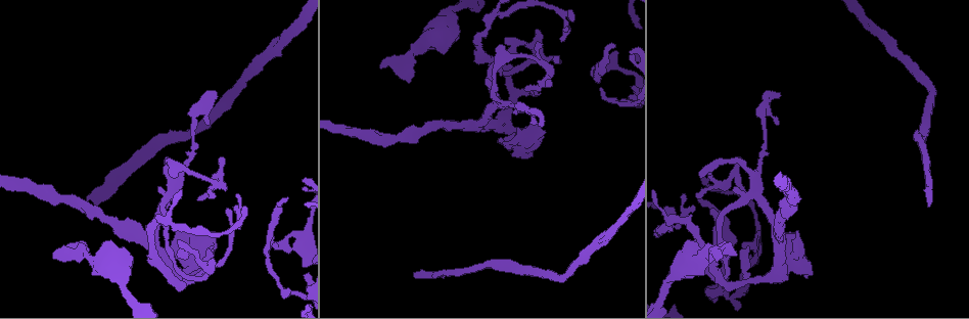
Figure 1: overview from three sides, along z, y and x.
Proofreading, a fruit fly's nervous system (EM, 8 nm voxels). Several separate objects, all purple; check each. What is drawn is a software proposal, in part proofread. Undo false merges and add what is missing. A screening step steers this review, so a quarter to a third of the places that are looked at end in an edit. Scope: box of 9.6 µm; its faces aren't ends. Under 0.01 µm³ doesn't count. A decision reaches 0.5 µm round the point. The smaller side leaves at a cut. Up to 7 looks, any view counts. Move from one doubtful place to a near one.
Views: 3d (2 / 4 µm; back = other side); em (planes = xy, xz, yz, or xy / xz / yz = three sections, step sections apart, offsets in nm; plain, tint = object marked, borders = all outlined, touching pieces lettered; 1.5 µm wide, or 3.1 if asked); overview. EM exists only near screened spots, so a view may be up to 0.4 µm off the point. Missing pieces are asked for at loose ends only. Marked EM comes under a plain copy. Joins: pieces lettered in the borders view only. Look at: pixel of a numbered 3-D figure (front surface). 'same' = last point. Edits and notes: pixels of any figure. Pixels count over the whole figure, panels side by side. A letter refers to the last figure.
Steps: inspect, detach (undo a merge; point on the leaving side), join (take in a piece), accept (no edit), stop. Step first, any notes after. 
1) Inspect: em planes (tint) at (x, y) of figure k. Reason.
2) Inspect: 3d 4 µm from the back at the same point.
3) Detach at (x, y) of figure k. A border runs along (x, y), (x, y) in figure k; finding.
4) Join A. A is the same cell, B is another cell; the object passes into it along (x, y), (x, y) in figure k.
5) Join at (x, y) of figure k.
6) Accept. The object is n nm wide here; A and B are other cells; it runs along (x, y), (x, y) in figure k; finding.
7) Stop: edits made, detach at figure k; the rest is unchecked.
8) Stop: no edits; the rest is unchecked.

Inspect: em planes (tint) at (559, 13) of figure 1. Sharp bend.

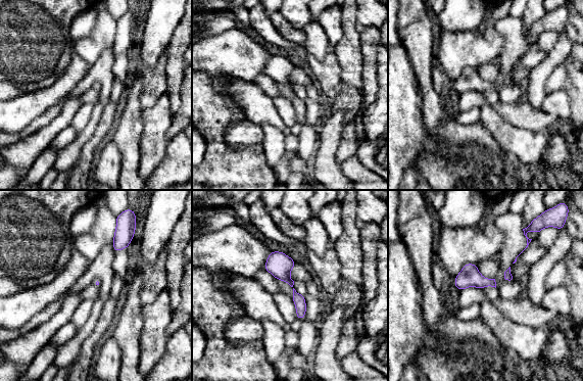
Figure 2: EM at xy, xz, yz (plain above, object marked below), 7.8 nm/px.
Inspect: em planes (borders) at the same point.

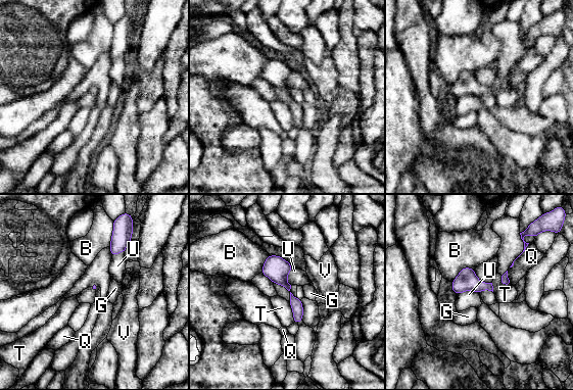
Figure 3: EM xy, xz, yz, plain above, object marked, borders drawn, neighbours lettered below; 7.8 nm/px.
Accept. B, G, Q, T, U and V are other cells; it runs along (271, 257), (296, 304), (297, 320) in figure 3; one cell here.

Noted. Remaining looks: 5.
Inspect: em planes (borders) at (186, 250) of figure 1. Sharp bend.

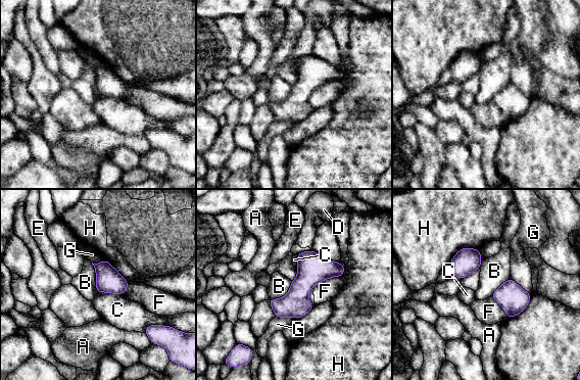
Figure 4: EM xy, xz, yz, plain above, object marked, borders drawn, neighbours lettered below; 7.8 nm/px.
Accept. A, B, C, D, E, F, G and H are other cells; a border runs along (97, 292), (123, 294) in figure 4; continuous, no second cell.

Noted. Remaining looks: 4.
Inspect: 3d 2 µm at (86, 199) of figure 1. Long arm stops here.

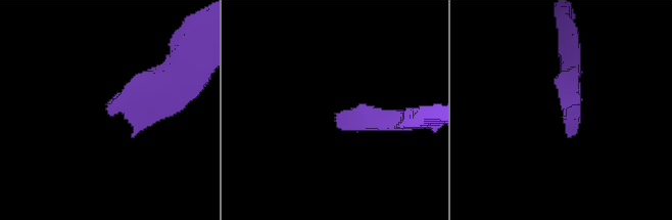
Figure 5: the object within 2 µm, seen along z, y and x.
Inspect: em yz step 4 (tint) at (342, 112) of figure 5. Need the tissue.

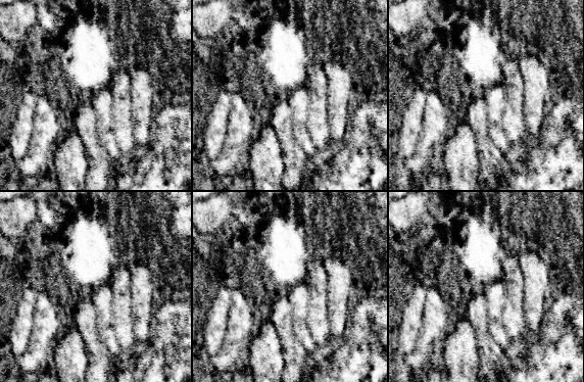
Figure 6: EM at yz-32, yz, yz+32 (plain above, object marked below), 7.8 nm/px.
Inspect: em planes (borders) at the same point.

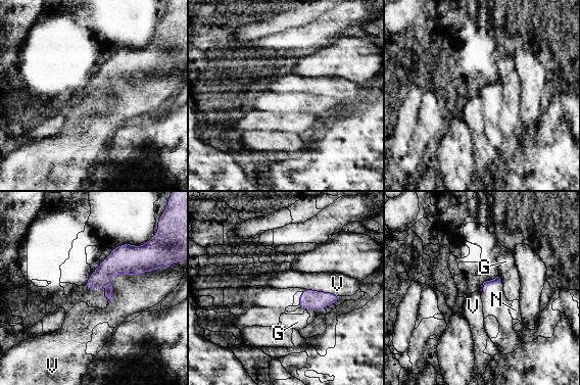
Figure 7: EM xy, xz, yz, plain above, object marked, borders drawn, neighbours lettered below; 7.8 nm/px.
Accept. G, N and V are other cells; a border runs along (159, 268), (113, 274), (110, 300) in figure 7; none of them fits.

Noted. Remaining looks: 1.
Stop: no edits; the rest is unchecked.

